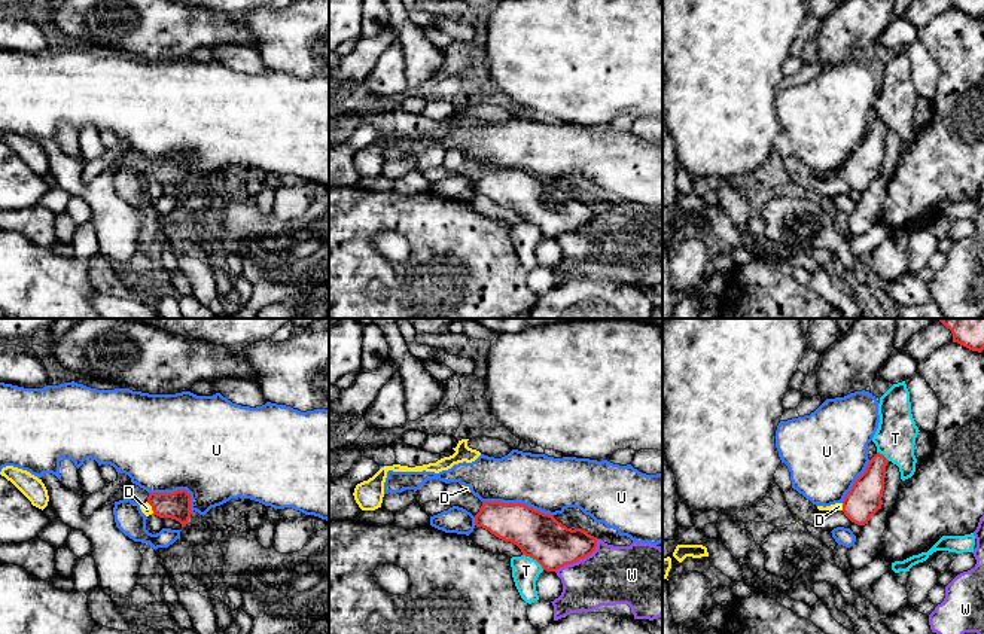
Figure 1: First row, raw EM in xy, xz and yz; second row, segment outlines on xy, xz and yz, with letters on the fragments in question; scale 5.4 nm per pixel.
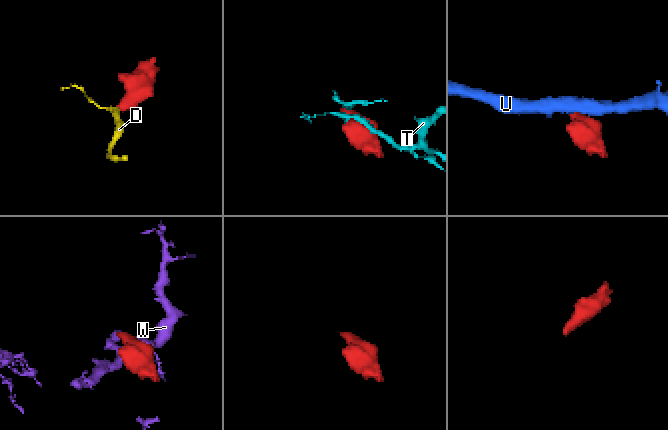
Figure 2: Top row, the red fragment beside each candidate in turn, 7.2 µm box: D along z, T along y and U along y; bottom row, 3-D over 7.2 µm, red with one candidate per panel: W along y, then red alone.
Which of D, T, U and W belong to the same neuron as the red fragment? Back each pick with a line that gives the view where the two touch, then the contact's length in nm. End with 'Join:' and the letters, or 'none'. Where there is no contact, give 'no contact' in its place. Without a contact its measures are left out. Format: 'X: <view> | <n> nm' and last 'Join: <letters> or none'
D: yz | 40 nm
Join: D

